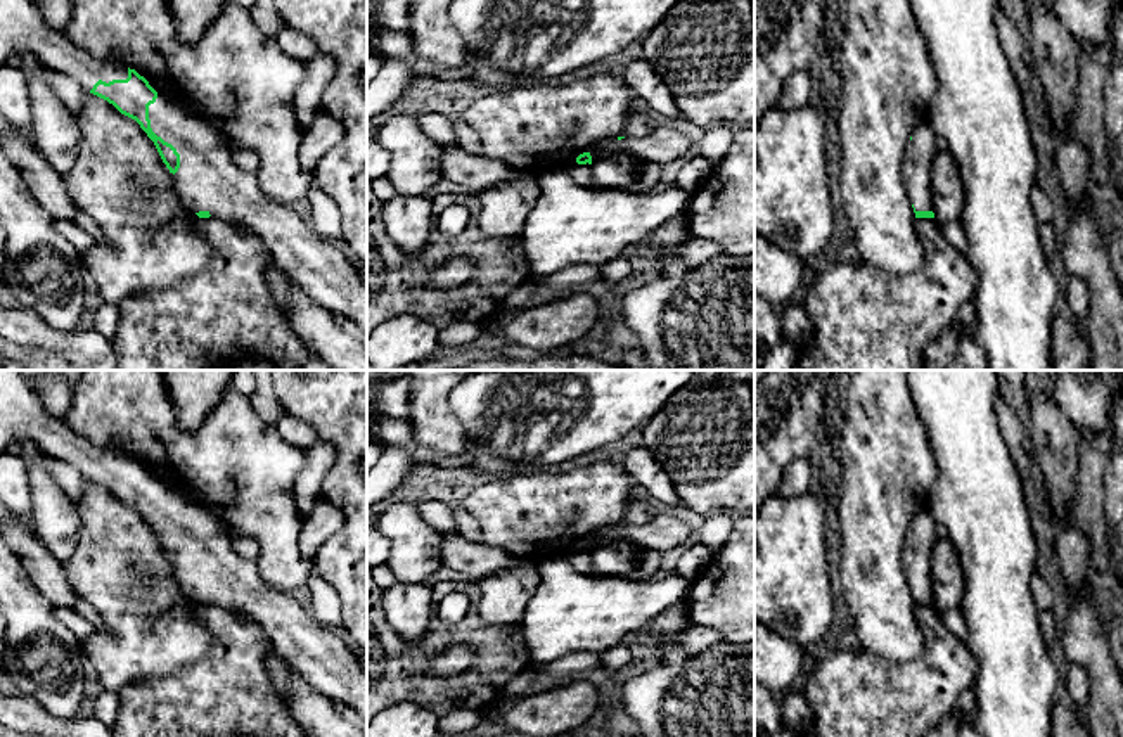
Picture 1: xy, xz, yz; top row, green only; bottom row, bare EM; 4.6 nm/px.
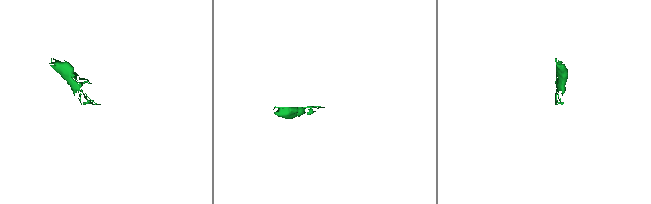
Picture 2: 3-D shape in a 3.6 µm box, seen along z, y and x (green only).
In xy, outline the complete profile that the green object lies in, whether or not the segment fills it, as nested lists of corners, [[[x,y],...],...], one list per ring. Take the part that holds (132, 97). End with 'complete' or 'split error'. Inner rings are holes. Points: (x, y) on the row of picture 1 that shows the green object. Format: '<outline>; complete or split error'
[[[0,0],[0,64],[26,52],[135,119],[154,142],[190,213],[256,232],[275,268],[367,337],[367,280],[348,249],[320,239],[301,208],[268,199],[256,175],[234,163],[230,144],[220,133],[166,100],[135,69],[76,48],[64,31],[45,24],[35,0]]]; split error

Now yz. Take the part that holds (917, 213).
[[[929,121],[921,123],[903,156],[903,182],[915,218],[934,218],[931,201],[931,168],[936,156],[936,133]]]; split error

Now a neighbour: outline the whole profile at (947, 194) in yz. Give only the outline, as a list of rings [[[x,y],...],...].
[[[936,152],[933,159],[931,201],[936,225],[960,218],[964,189],[950,152]]]

